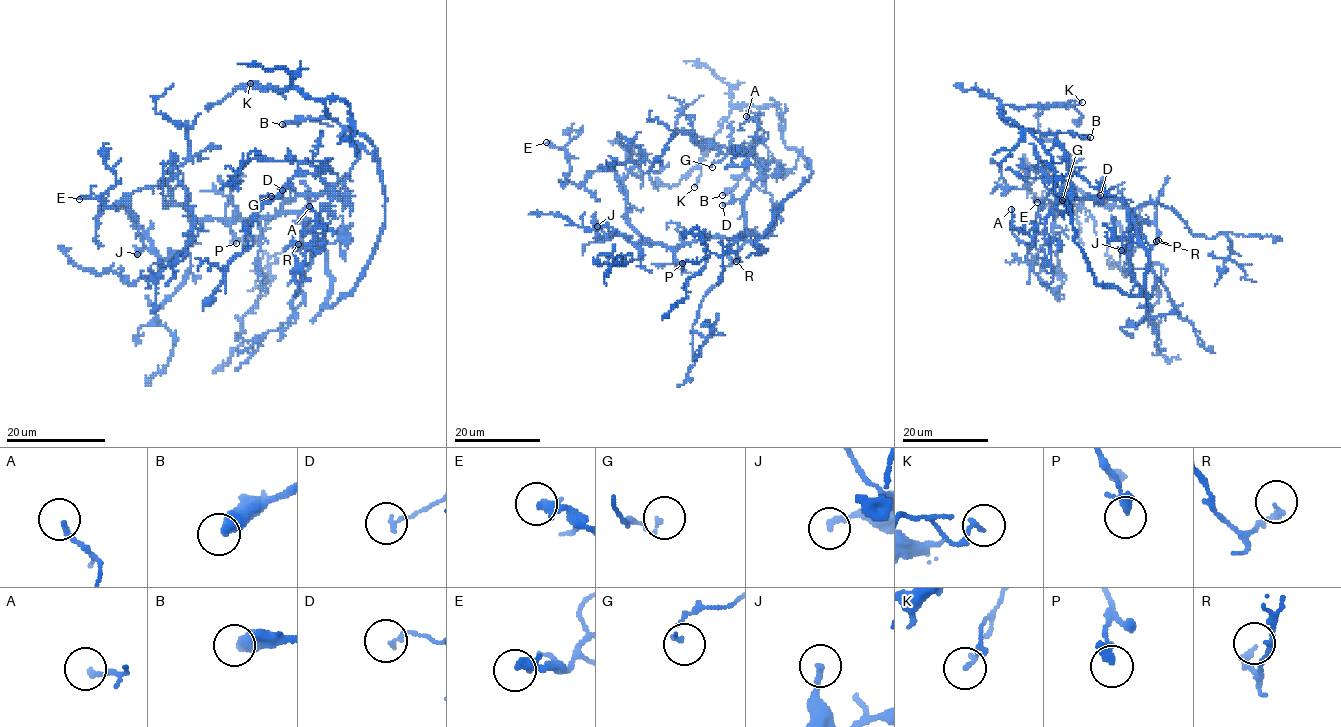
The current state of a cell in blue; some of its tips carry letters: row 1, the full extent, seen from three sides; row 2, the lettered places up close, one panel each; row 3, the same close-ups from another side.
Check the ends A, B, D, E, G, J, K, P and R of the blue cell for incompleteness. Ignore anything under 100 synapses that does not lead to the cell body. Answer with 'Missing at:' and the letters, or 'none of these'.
Missing at: none of these

